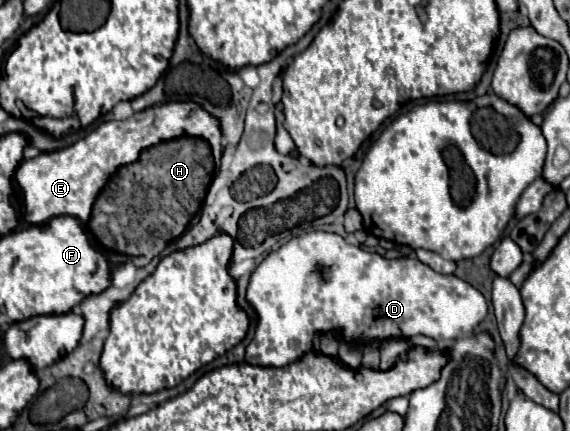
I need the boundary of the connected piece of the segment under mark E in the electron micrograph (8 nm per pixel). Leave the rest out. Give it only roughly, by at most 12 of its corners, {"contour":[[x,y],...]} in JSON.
{"contour":[[196,102],[102,122],[22,162],[24,220],[88,224],[120,166],[180,136],[222,158],[220,122]]}

